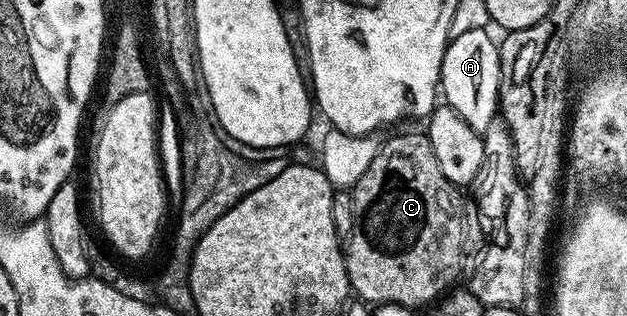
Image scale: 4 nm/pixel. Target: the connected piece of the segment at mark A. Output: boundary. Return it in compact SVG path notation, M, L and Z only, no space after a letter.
M476 27L473 31L454 34L448 40L447 50L443 56L443 66L439 72L442 100L451 105L453 111L457 111L457 115L461 115L461 119L465 119L465 123L469 123L469 127L473 127L473 131L477 131L480 135L491 126L497 115L495 108L500 108L501 105L499 91L499 82L501 80L501 70L499 68L500 46L497 41L495 45L494 39L487 32L486 28Z

